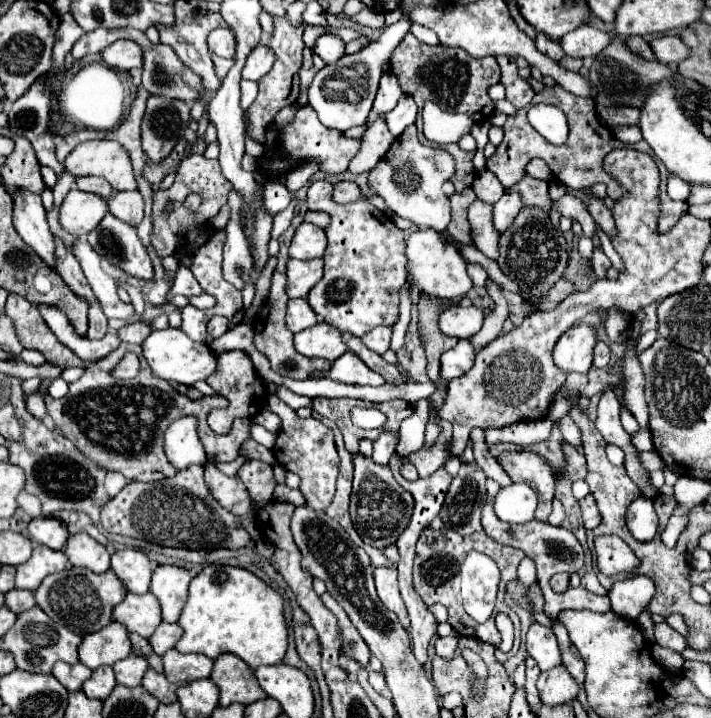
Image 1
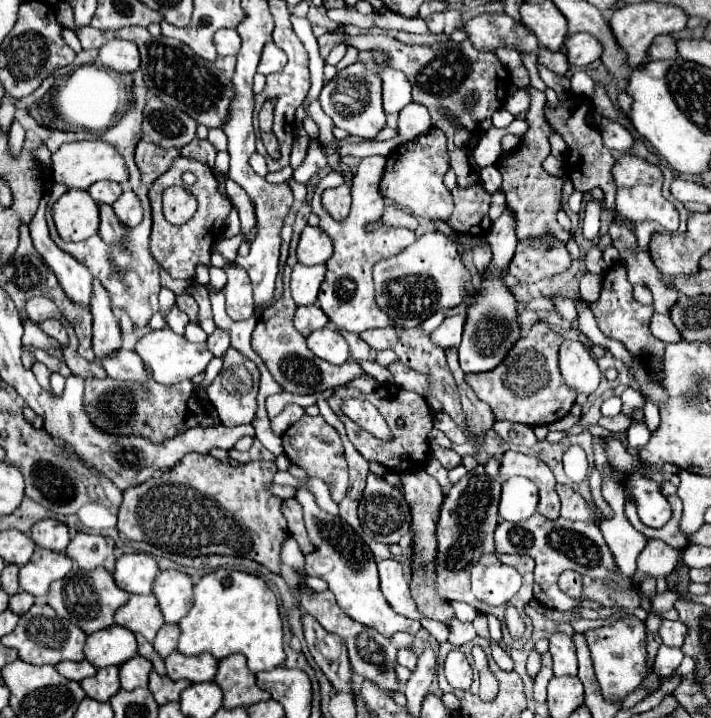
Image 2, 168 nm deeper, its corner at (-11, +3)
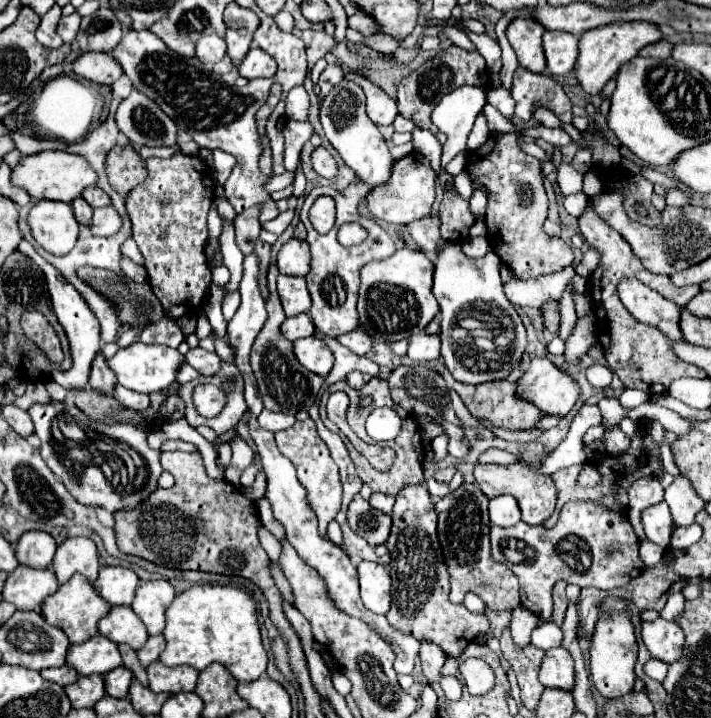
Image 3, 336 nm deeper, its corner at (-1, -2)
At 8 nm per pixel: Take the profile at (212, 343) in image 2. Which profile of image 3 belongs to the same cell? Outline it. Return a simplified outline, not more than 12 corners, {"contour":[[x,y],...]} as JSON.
{"contour":[[191,348],[185,360],[203,376],[219,370],[221,358],[203,348]]}

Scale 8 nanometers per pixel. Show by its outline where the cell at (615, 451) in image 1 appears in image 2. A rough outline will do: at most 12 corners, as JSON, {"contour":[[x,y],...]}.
{"contour":[[631,421],[629,446],[645,446],[651,431],[643,421]]}

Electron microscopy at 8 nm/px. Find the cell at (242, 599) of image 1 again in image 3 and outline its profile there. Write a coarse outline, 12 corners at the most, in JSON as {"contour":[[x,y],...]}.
{"contour":[[195,584],[167,610],[165,666],[261,678],[255,600]]}

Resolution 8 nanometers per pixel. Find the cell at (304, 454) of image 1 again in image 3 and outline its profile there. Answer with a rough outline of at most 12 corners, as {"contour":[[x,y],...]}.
{"contour":[[311,418],[275,432],[319,532],[341,508],[337,464]]}

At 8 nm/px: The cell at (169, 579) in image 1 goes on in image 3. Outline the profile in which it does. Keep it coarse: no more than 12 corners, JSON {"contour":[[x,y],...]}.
{"contour":[[169,580],[137,588],[131,608],[149,634],[161,634],[175,598]]}

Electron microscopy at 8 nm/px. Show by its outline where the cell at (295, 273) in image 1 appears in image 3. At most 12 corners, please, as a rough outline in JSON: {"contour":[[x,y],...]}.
{"contour":[[279,276],[287,316],[309,312],[311,298],[303,276]]}

